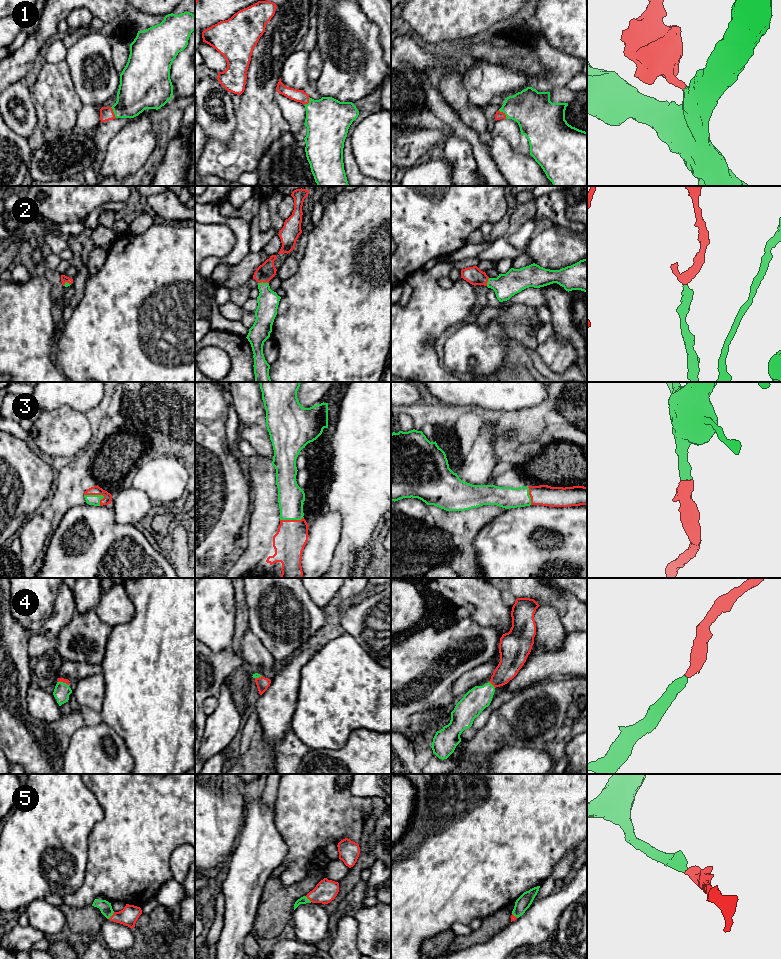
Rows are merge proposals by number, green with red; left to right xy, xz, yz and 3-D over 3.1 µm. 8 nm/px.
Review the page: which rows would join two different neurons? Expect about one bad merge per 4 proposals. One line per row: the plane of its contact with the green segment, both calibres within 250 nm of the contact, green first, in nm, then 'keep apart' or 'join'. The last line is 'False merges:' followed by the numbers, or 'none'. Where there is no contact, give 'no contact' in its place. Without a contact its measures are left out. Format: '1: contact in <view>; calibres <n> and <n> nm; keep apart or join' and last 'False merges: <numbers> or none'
1: contact in yz; calibres 320 and 70 nm; join
2: contact in xz; calibres 170 and 150 nm; join
3: contact in xy; calibres 80 and 80 nm; join
4: contact in yz; calibres 190 and 190 nm; join
5: contact in xy; calibres 100 and 150 nm; join
False merges: none

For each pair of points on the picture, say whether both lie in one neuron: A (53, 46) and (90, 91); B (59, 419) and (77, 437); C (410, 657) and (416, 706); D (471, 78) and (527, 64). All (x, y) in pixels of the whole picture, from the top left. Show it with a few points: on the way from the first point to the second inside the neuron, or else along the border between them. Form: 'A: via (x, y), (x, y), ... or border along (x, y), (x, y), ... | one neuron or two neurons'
A: border along (68, 48), (64, 59) | two neurons
B: via (63, 423), (73, 433) | one neuron
C: via (450, 645), (486, 639), (456, 670) | one neuron
D: border along (488, 62), (497, 62), (522, 70), (532, 78) | two neurons

